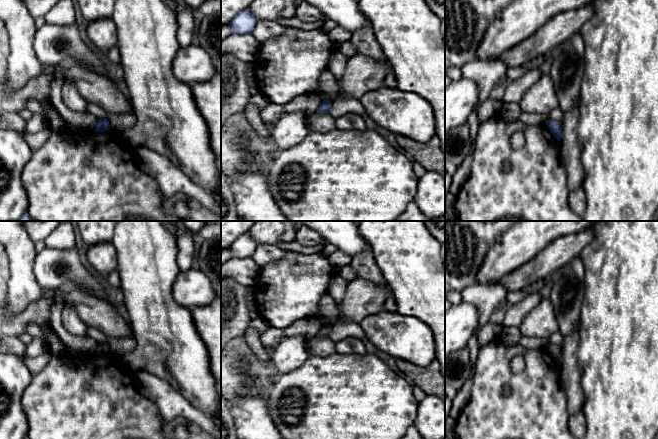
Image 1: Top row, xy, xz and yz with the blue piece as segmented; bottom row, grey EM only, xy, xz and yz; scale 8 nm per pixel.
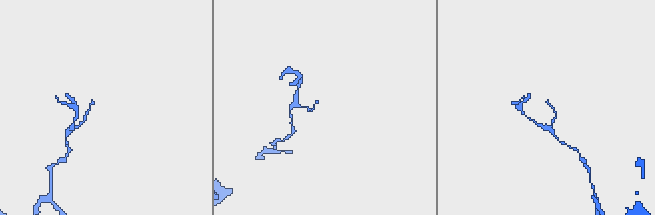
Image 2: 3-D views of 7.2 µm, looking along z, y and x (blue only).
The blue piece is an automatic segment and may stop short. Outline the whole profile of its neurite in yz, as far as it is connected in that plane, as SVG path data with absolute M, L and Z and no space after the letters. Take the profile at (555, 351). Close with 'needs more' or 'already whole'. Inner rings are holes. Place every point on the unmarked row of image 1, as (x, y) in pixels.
M546 344L545 347L554 361L559 365L562 359L562 347L556 344Z; already whole

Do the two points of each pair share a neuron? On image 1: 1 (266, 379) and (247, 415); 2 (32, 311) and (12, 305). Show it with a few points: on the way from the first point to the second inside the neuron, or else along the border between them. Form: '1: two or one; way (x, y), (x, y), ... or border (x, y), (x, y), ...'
1: two; border (267, 392), (247, 395), (239, 389), (235, 400)
2: two; border (42, 292), (42, 295), (36, 302), (10, 317)

